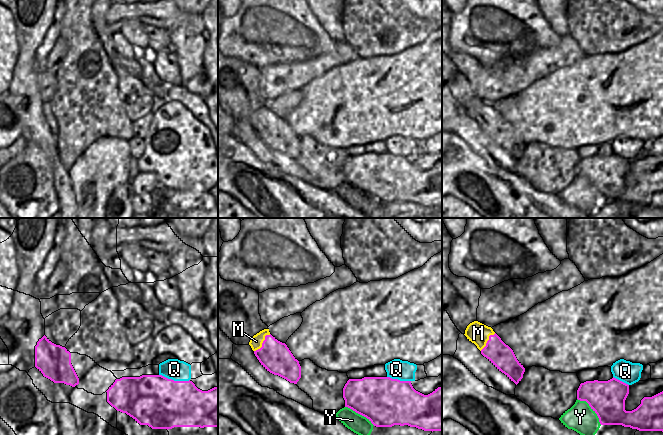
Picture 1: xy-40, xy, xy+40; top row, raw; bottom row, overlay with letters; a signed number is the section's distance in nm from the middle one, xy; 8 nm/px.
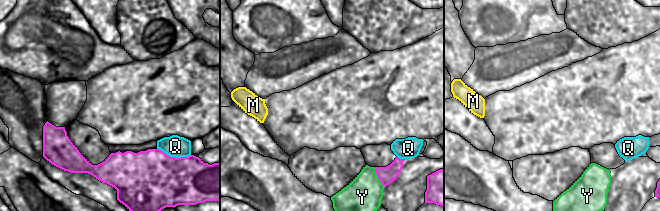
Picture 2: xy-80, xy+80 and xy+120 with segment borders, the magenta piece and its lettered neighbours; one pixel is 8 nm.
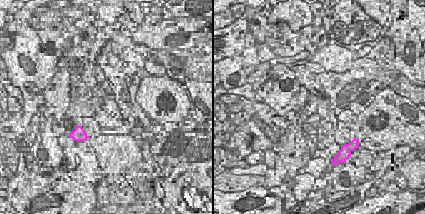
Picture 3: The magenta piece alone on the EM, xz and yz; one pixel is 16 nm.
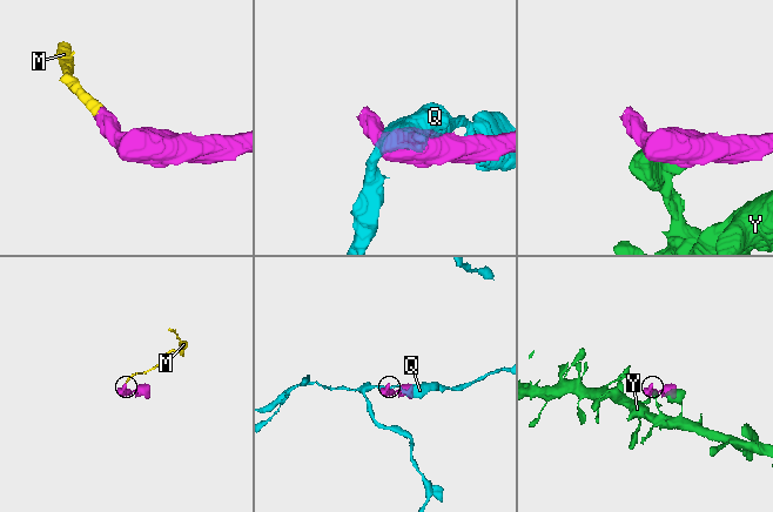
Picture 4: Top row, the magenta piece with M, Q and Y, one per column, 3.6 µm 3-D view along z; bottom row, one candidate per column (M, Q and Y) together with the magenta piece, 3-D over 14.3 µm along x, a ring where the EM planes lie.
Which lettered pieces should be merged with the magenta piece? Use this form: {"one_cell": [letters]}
{"one_cell": []}

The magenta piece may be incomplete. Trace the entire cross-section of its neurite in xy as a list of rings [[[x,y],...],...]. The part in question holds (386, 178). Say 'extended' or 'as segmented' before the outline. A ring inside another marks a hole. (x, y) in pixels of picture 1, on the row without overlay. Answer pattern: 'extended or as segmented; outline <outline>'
as segmented; outline [[[390,153],[349,155],[343,164],[345,183],[366,193],[376,203],[408,201],[424,207],[442,207],[442,163],[424,171],[416,167],[411,157]]]

